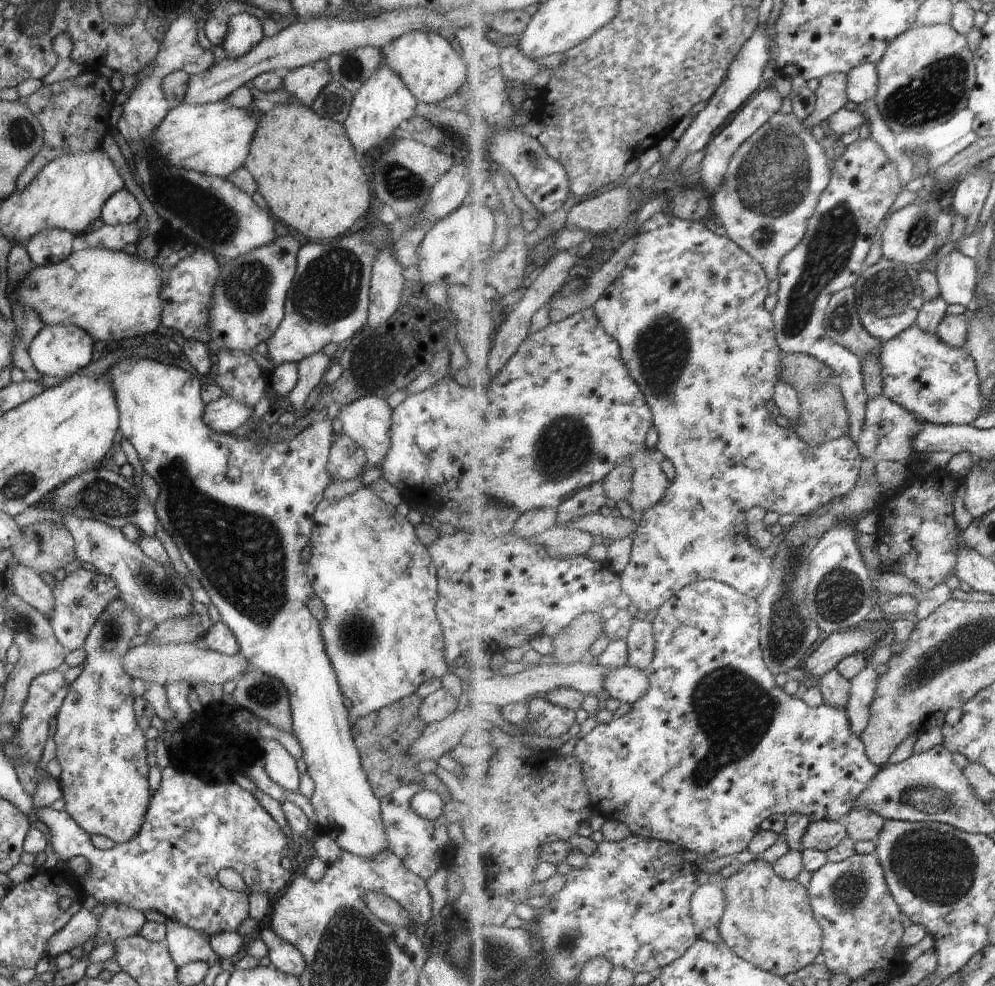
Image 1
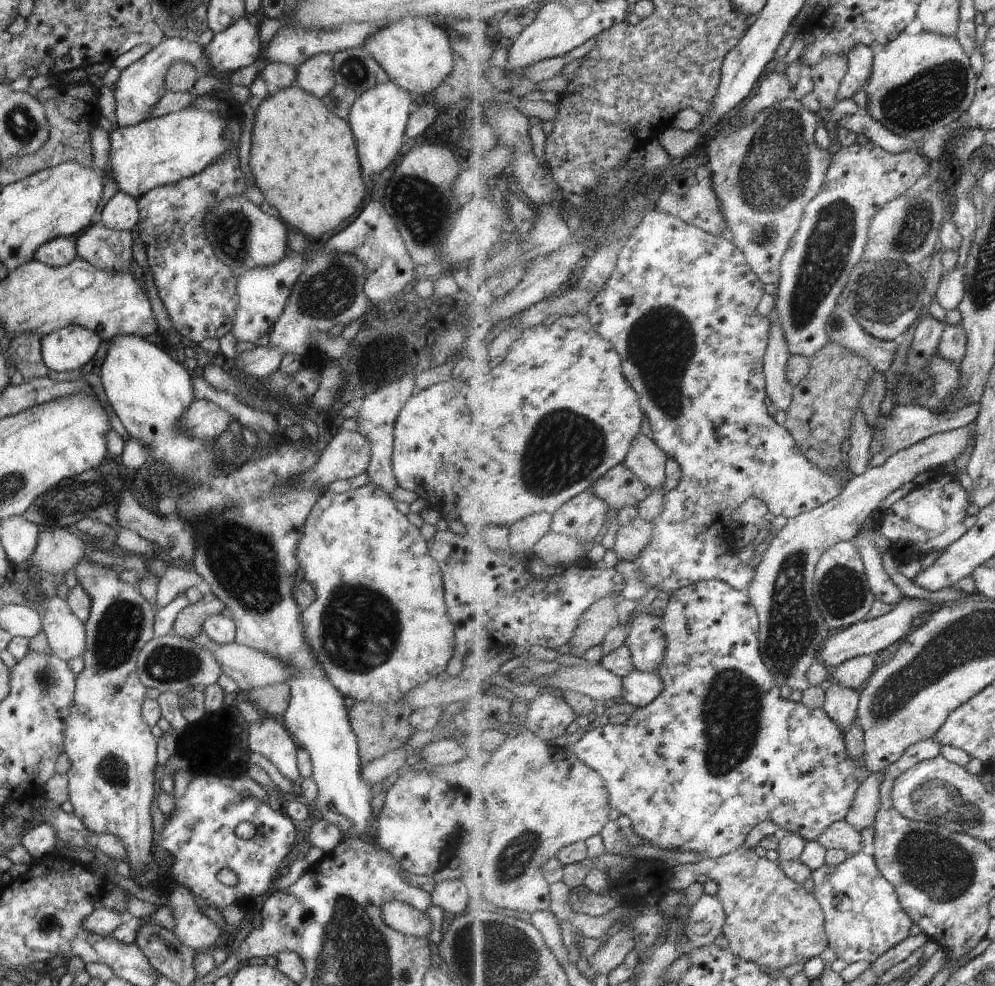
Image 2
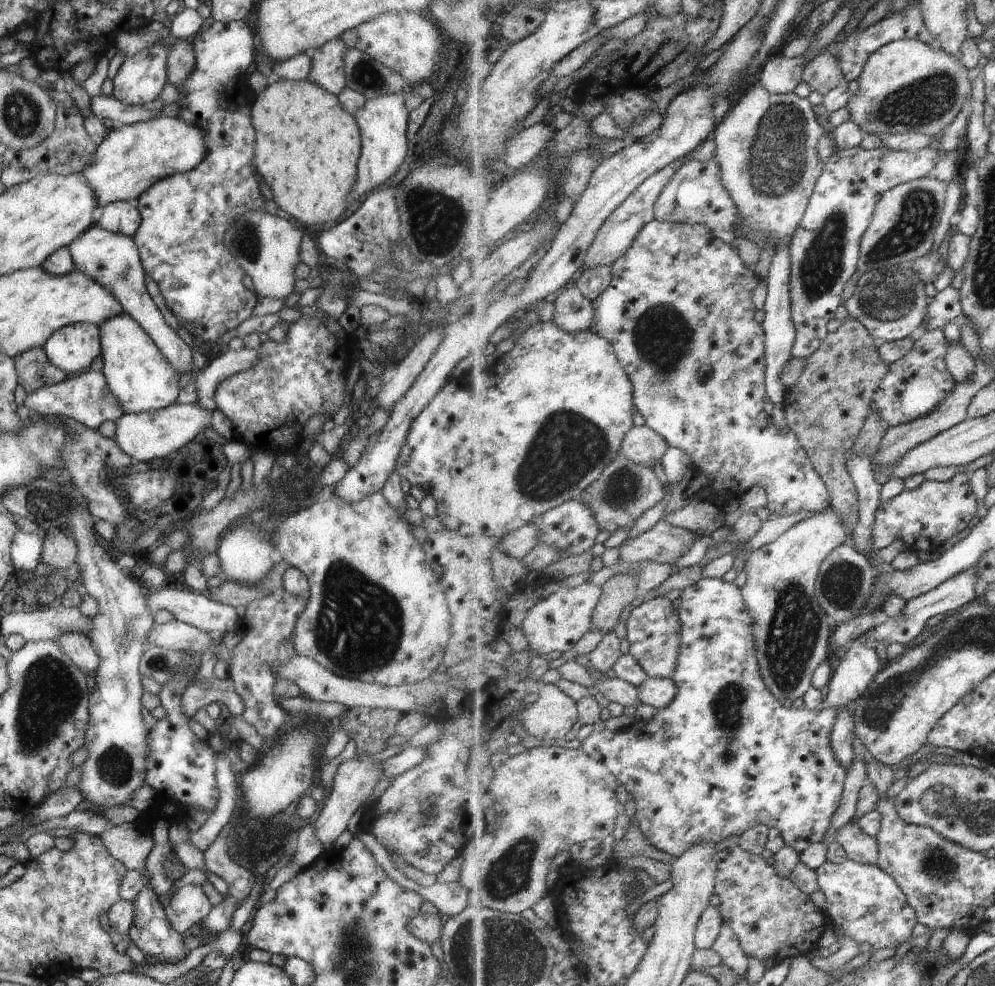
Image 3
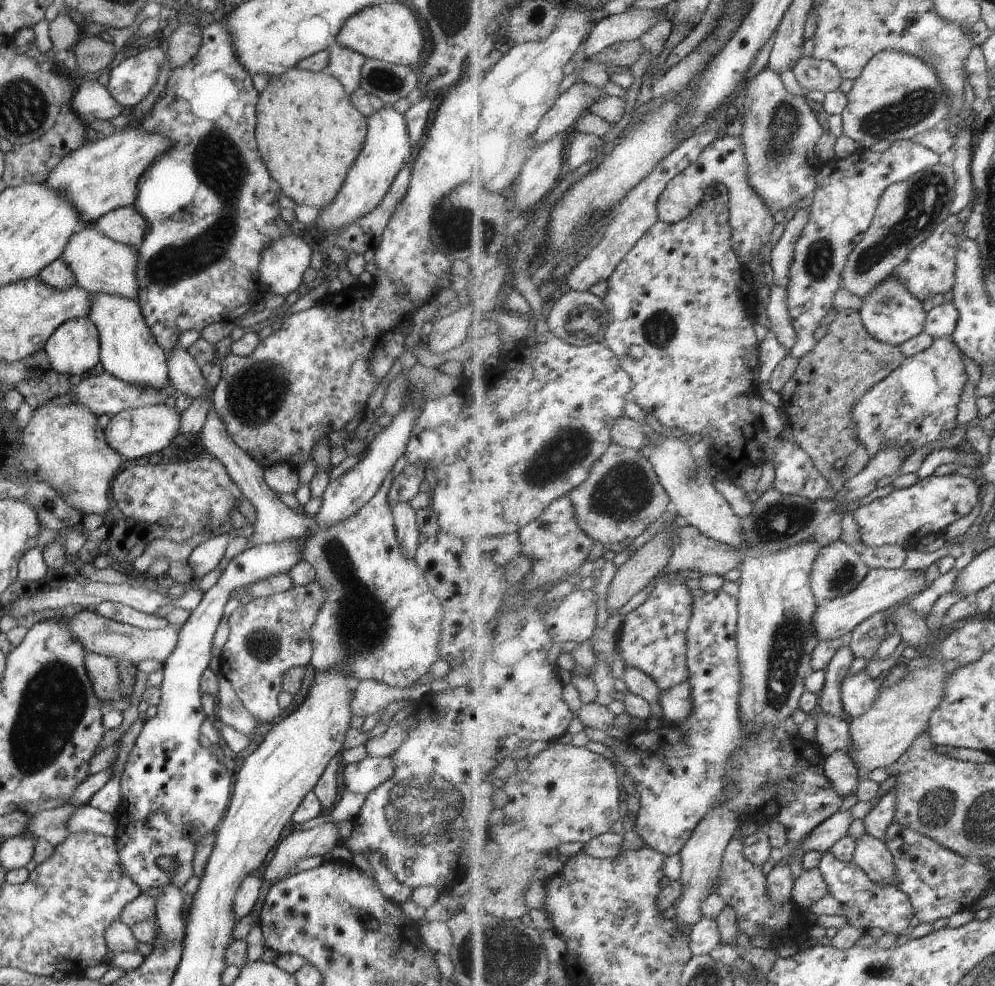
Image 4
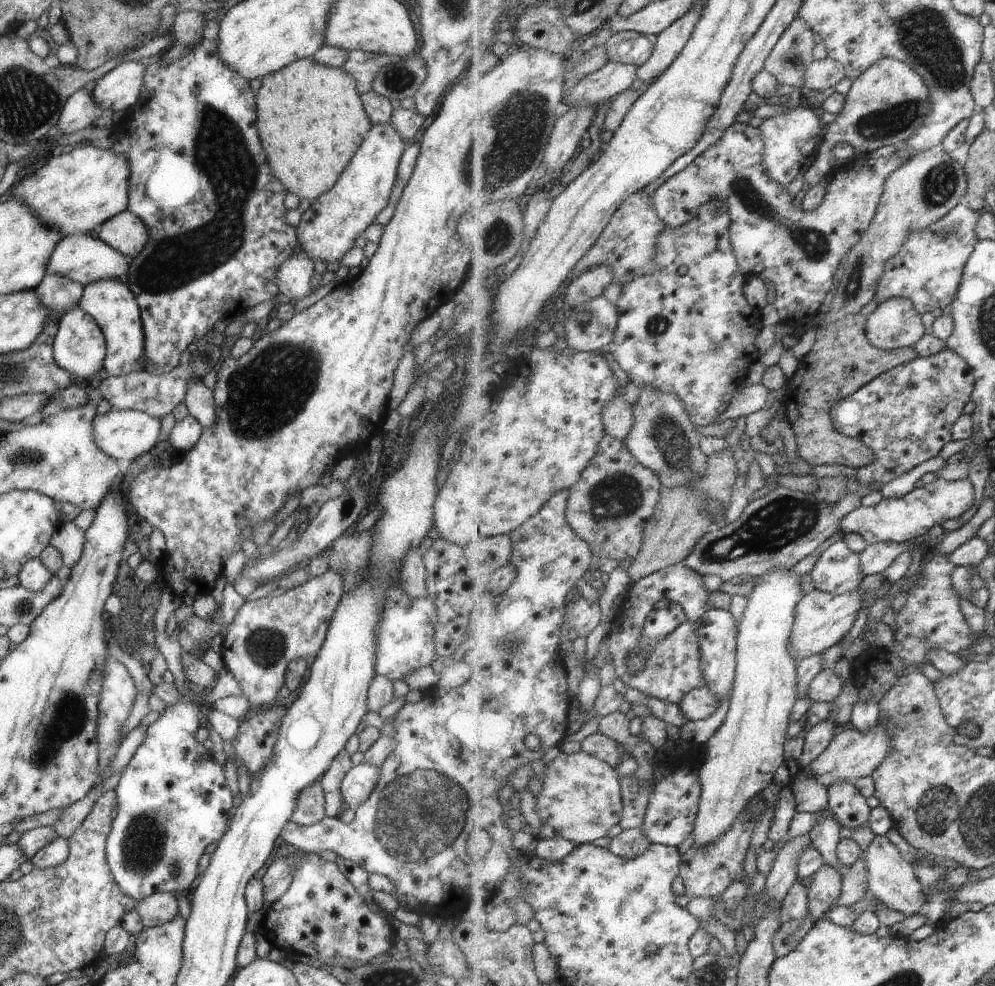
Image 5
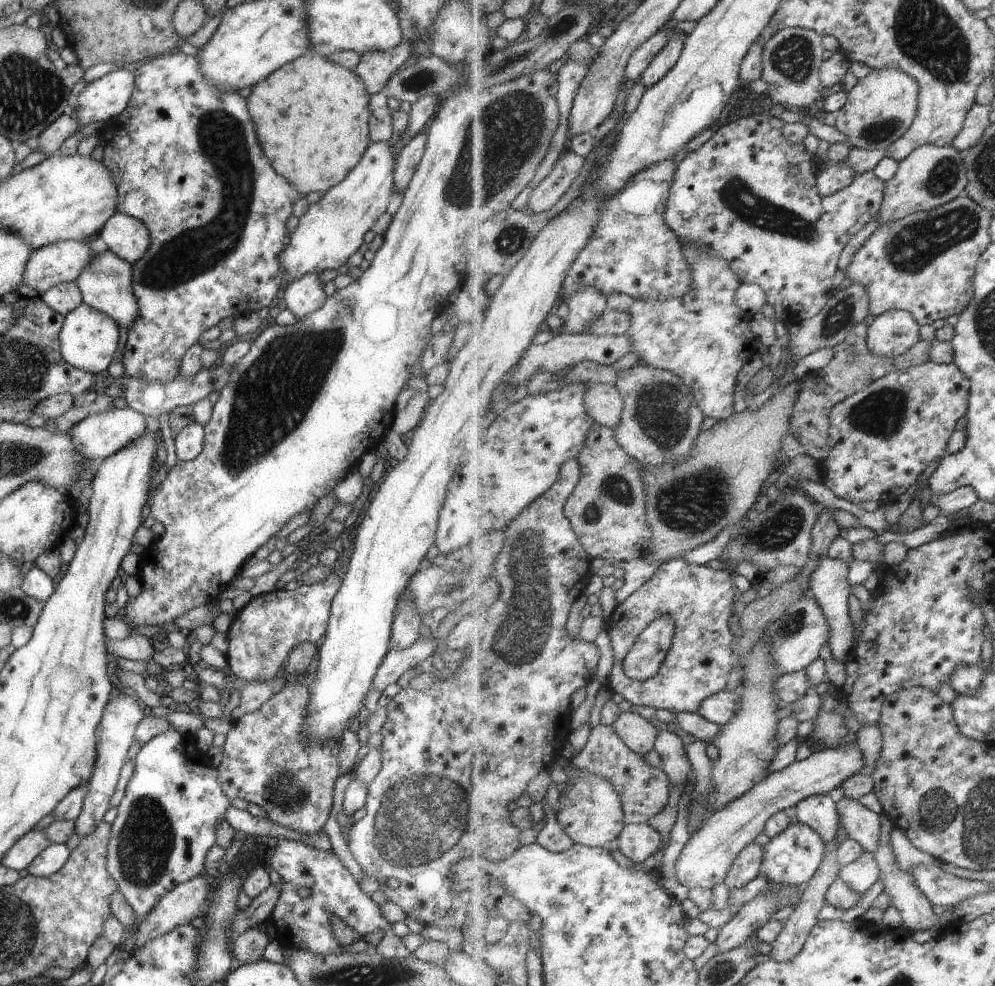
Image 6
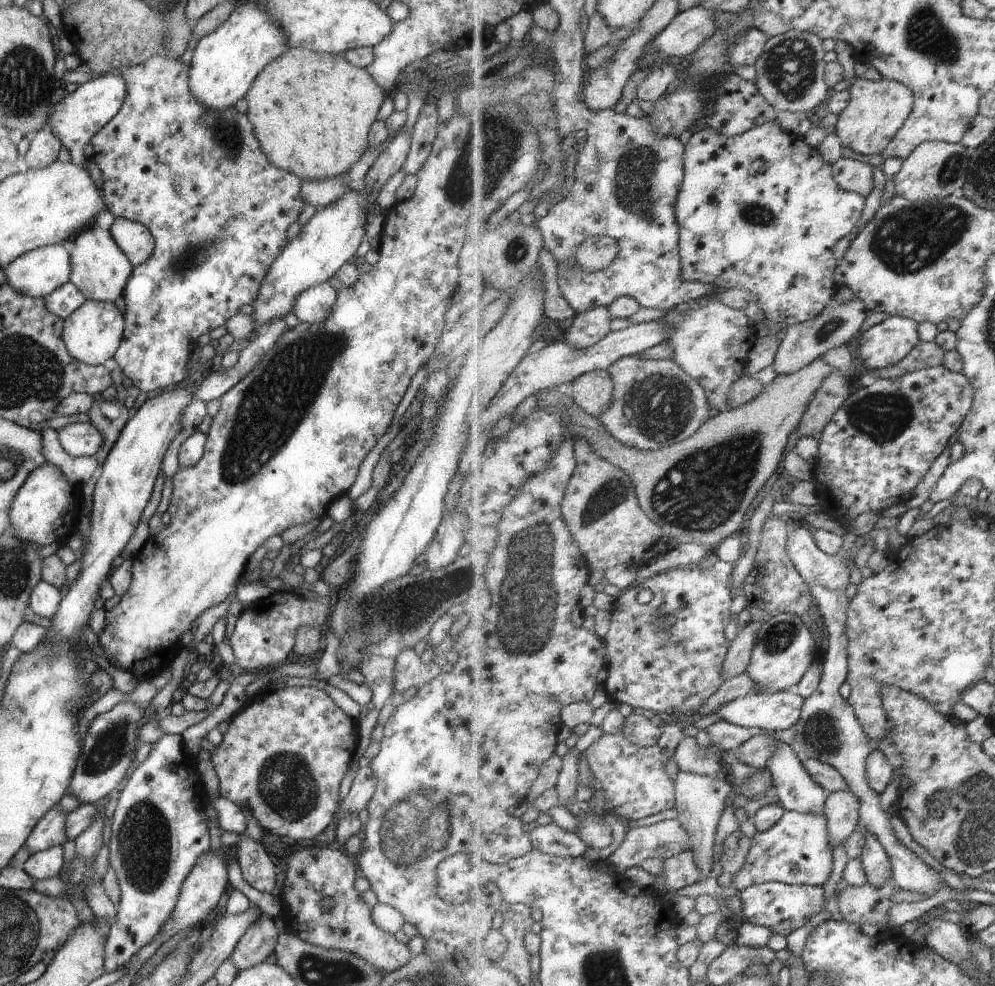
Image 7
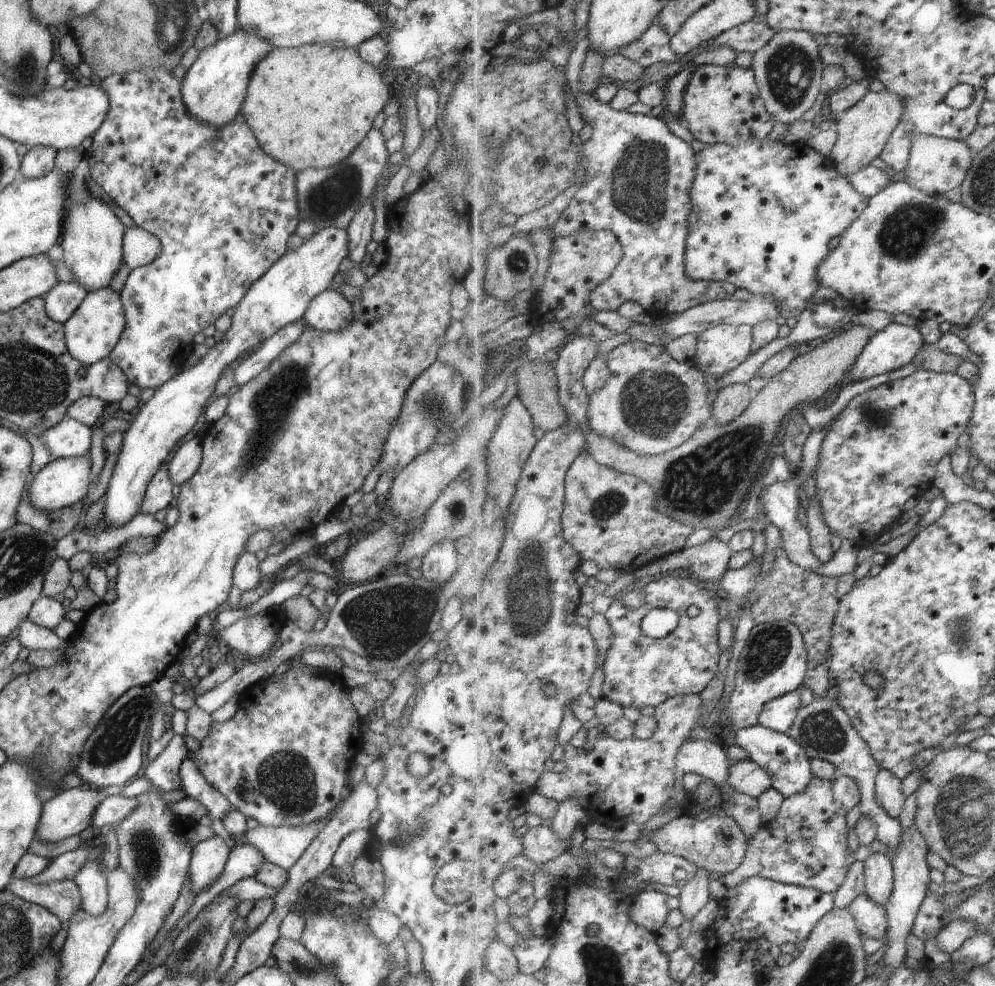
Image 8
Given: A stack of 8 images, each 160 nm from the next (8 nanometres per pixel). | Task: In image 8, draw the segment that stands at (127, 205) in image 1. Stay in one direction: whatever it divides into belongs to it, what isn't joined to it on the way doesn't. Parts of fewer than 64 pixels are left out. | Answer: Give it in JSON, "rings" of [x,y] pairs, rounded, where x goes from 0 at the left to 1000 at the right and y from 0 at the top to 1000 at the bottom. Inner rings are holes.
{"rings":[[[140,229],[124,231],[123,262],[132,274],[151,268],[160,260],[162,249],[154,237]]]}

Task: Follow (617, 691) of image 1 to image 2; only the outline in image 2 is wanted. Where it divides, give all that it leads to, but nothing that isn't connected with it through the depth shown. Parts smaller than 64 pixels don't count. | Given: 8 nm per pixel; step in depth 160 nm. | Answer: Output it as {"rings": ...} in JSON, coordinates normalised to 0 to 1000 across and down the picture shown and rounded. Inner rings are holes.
{"rings":[[[636,680],[626,688],[624,708],[639,718],[652,716],[664,706],[664,702],[666,702],[666,692],[660,683]]]}

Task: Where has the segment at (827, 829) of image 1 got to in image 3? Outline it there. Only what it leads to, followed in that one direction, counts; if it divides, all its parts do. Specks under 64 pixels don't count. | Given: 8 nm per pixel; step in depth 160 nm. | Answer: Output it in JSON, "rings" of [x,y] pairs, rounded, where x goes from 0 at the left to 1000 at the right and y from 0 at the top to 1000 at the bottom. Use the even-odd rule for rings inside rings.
{"rings":[[[861,834],[853,835],[851,838],[848,838],[841,847],[839,853],[843,853],[845,858],[852,864],[853,870],[857,871],[858,873],[864,875],[873,875],[873,876],[882,876],[883,872],[883,857],[880,850],[873,848],[868,842],[863,840]]]}

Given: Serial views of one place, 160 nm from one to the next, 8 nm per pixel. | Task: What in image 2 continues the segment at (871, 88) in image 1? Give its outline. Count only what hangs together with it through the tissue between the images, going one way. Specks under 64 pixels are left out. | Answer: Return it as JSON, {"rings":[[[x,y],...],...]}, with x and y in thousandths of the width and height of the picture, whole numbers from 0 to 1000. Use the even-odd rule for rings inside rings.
{"rings":[[[859,46],[852,59],[851,77],[848,77],[843,93],[842,103],[855,100],[863,91],[867,90],[869,84],[874,80],[880,51],[871,46]]]}

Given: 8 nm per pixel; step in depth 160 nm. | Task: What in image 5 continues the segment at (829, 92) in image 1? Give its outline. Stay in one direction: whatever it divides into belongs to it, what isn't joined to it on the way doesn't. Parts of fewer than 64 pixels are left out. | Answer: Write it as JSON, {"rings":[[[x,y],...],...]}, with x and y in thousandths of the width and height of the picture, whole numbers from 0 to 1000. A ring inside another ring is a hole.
{"rings":[[[831,57],[830,60],[819,61],[813,67],[809,76],[809,88],[827,92],[835,87],[841,87],[849,78],[848,67],[842,61]]]}

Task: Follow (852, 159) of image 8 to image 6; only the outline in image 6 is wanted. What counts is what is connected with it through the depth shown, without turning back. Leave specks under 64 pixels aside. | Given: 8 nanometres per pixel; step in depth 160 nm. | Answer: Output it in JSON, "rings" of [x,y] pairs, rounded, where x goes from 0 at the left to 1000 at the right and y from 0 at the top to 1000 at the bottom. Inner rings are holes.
{"rings":[[[880,70],[875,77],[868,79],[863,82],[863,85],[852,93],[852,100],[850,106],[844,113],[839,114],[840,123],[838,124],[839,130],[846,134],[855,146],[856,149],[867,150],[867,152],[883,152],[883,150],[890,153],[898,144],[902,144],[907,138],[910,138],[910,135],[915,131],[915,128],[919,126],[920,119],[923,116],[923,99],[925,96],[925,87],[923,83],[918,80],[916,77],[911,76],[908,72],[902,70],[889,70],[883,71]]]}

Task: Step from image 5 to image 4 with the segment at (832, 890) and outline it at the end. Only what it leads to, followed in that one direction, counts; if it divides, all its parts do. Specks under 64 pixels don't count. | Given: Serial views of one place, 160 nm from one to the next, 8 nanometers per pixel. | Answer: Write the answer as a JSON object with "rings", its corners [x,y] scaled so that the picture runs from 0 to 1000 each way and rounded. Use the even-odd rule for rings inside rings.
{"rings":[[[820,880],[808,885],[798,895],[796,903],[796,914],[805,920],[812,921],[825,911],[834,907],[831,894],[824,880]]]}

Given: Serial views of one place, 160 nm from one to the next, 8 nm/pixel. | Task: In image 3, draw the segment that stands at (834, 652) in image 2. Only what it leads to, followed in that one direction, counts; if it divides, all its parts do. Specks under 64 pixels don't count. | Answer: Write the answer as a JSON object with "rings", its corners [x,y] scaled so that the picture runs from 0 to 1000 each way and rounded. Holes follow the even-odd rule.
{"rings":[[[980,573],[978,577],[961,582],[958,586],[950,589],[946,594],[934,599],[932,602],[912,610],[913,614],[905,626],[892,627],[889,631],[875,638],[864,650],[871,652],[875,657],[879,657],[881,651],[886,651],[889,656],[897,652],[908,652],[914,655],[930,639],[935,627],[945,623],[960,622],[982,609],[982,602],[980,602],[980,594],[982,594],[982,588],[984,588],[982,578],[984,576]]]}

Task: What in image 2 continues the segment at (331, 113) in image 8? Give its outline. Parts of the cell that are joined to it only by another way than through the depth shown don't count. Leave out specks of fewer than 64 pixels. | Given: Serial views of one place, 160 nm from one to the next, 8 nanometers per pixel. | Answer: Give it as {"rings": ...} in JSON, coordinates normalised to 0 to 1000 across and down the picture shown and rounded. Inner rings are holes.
{"rings":[[[296,85],[284,91],[278,91],[276,95],[270,95],[268,99],[264,99],[258,110],[256,110],[256,115],[254,118],[254,125],[251,132],[251,150],[250,150],[250,162],[249,168],[256,182],[256,188],[260,189],[260,193],[266,199],[265,204],[268,205],[274,211],[278,211],[280,216],[280,221],[285,227],[293,233],[298,233],[304,235],[304,237],[309,241],[323,241],[327,235],[333,235],[341,225],[348,223],[351,219],[355,219],[358,209],[363,205],[363,199],[366,197],[366,187],[367,182],[362,175],[361,161],[358,155],[357,143],[351,130],[349,124],[345,124],[343,120],[335,118],[325,105],[323,101],[309,95]]]}

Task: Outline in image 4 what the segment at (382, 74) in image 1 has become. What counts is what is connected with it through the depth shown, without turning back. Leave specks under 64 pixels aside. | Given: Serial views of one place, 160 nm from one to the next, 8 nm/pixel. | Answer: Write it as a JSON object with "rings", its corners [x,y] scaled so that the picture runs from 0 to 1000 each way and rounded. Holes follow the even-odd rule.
{"rings":[[[385,108],[368,119],[368,135],[364,149],[355,166],[349,171],[344,188],[335,203],[320,215],[318,229],[324,234],[325,239],[329,233],[344,232],[375,213],[389,195],[398,174],[413,163],[413,150],[406,118],[393,108]]]}

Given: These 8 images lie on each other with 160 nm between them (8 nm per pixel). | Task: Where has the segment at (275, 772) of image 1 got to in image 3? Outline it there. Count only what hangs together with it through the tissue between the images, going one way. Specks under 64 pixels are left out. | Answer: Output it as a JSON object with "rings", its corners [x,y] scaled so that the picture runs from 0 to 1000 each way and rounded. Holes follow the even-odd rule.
{"rings":[[[286,597],[282,600],[266,603],[255,608],[246,614],[246,620],[240,629],[239,640],[242,645],[238,653],[231,659],[233,666],[228,675],[228,686],[233,690],[235,701],[244,712],[243,729],[254,736],[265,749],[268,746],[276,747],[276,742],[288,722],[277,713],[273,698],[279,686],[275,683],[277,674],[288,671],[298,665],[291,650],[294,636],[301,627],[302,621],[309,613],[309,605],[290,602]]]}

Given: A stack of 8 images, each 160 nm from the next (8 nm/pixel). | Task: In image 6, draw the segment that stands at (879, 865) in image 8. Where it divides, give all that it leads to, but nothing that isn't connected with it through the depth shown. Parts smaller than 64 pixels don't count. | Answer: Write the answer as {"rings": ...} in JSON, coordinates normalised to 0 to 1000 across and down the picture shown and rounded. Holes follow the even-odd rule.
{"rings":[[[851,808],[841,815],[853,850],[859,851],[869,863],[879,868],[886,853],[884,826]]]}

